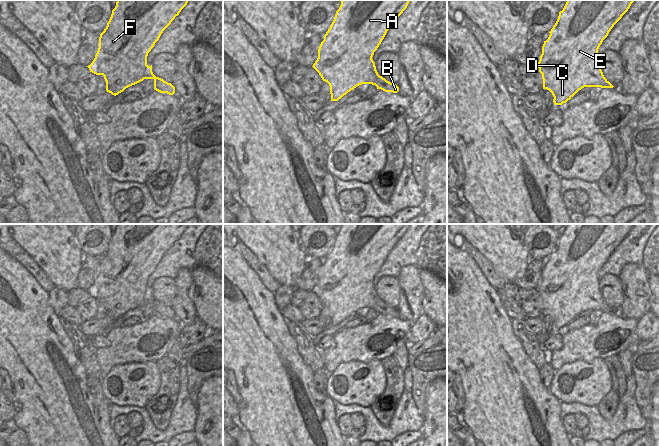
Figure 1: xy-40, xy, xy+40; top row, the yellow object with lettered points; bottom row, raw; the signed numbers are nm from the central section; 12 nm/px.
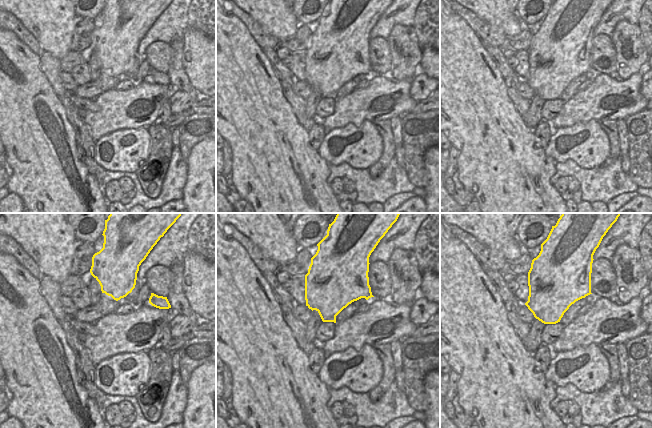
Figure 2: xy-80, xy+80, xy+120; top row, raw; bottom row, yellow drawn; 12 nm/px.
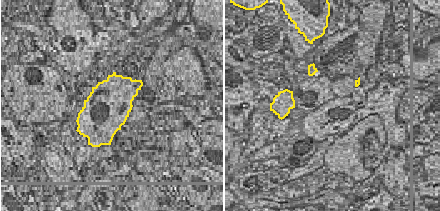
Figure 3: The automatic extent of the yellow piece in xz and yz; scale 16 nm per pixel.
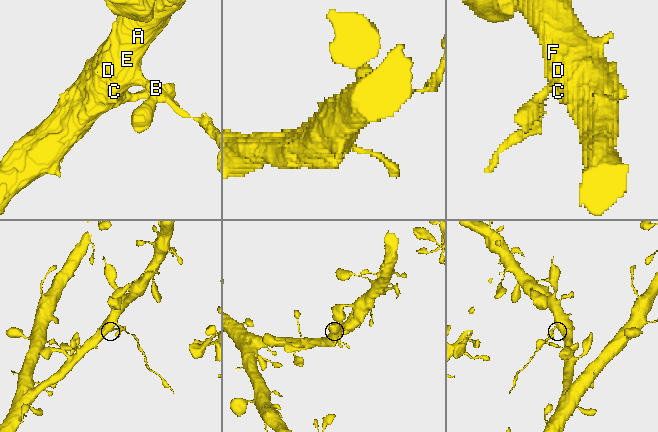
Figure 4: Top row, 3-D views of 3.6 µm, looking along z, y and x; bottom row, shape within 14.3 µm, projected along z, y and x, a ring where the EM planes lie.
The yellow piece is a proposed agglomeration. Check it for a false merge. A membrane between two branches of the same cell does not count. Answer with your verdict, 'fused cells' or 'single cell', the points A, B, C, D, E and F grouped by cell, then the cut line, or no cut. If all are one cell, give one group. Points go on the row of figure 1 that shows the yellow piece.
fused cells; A C D E F / B; cut in xy+40 along (602, 74), (599, 86)

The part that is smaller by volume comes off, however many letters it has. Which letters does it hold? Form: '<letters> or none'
B

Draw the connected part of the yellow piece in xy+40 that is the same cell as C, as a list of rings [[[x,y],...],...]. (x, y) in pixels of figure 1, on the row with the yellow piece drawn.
[[[567,0],[563,10],[559,12],[555,25],[549,32],[548,39],[544,41],[537,65],[542,74],[543,89],[552,93],[555,105],[566,103],[584,87],[600,87],[603,72],[599,66],[598,49],[633,2],[634,0]]]

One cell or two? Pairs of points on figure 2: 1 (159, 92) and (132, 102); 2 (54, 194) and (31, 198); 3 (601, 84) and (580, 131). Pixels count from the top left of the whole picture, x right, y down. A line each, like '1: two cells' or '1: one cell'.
1: one cell
2: one cell
3: two cells

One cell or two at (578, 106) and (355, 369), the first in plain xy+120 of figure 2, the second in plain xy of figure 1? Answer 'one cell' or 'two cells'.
two cells

